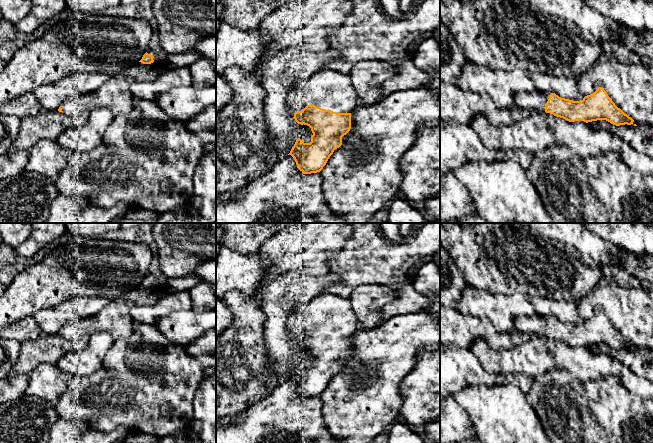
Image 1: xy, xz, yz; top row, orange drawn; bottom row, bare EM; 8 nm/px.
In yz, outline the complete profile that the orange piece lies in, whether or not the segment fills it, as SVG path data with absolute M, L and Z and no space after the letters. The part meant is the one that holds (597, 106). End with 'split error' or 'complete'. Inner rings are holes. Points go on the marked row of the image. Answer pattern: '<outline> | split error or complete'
M602 87L581 101L561 98L551 92L520 92L515 96L513 107L501 108L502 111L505 109L511 113L513 123L538 112L546 112L569 122L606 120L616 126L631 125L634 122L615 105Z | split error

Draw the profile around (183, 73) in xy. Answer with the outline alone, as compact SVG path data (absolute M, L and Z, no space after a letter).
M181 68L179 70L175 70L175 71L170 71L170 70L166 70L164 72L164 74L171 76L173 73L177 74L185 83L185 85L188 85L188 77L189 77L189 73L188 70L185 68Z

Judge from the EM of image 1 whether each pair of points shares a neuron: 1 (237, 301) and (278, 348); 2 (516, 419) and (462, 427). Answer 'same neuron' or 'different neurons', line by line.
1: different neurons
2: different neurons

